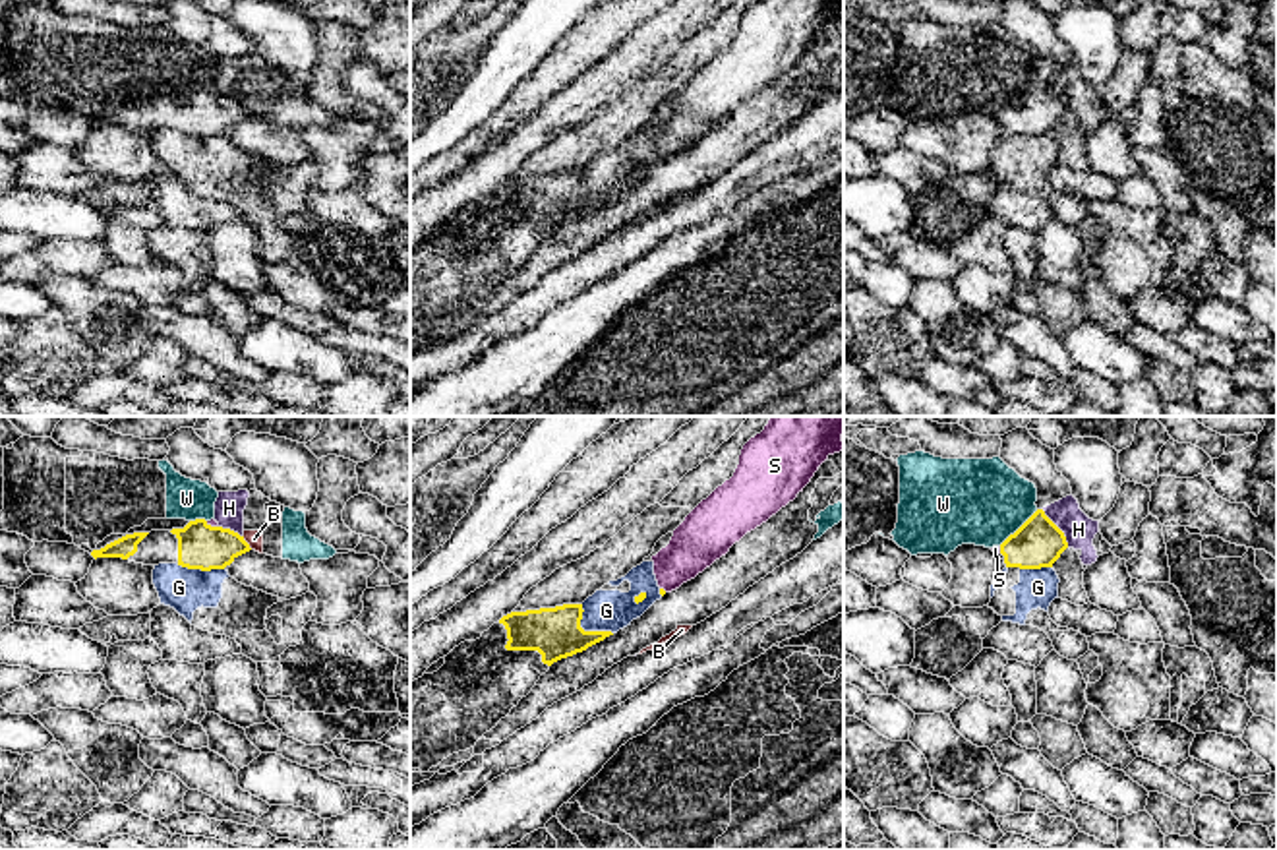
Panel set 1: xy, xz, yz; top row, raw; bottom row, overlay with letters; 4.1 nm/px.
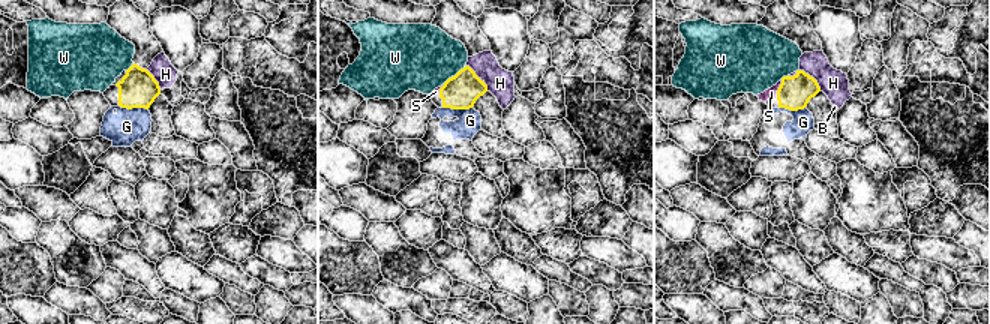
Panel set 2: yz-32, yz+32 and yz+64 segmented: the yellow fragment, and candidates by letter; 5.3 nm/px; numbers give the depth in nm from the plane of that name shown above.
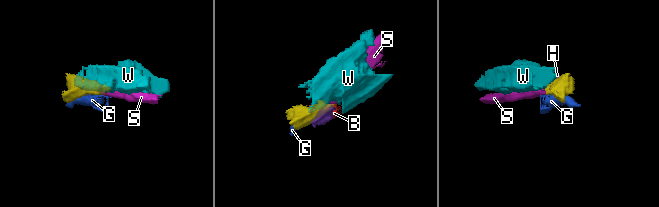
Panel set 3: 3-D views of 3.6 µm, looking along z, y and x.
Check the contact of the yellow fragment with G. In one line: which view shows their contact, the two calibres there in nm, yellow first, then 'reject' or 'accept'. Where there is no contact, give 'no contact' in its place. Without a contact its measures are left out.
meets yellow in xz; 220 nm thick on the yellow side, 180 nm on the other; reject

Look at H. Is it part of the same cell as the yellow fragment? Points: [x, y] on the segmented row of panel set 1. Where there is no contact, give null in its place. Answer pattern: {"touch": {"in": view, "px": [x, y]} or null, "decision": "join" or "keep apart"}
{"touch": {"in": "yz", "px": [1059, 529]}, "decision": "keep apart"}

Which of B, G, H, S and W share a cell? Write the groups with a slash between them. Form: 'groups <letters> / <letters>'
groups B H / G / S / W

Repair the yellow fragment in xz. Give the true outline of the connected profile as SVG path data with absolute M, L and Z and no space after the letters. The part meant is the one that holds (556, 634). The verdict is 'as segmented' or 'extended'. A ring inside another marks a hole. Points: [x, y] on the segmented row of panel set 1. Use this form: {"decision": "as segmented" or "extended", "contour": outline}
{"decision": "as segmented", "contour": "M582 604L511 612L499 620L509 639L505 649L538 651L542 662L551 666L613 635L611 631L584 631L582 612Z"}

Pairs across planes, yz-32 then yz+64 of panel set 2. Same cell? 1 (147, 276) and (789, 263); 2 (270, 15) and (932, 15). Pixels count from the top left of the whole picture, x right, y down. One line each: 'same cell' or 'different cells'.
1: same cell
2: same cell

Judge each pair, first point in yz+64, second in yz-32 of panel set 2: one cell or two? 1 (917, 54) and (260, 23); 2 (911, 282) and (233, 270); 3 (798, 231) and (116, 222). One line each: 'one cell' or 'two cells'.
1: one cell
2: one cell
3: two cells

